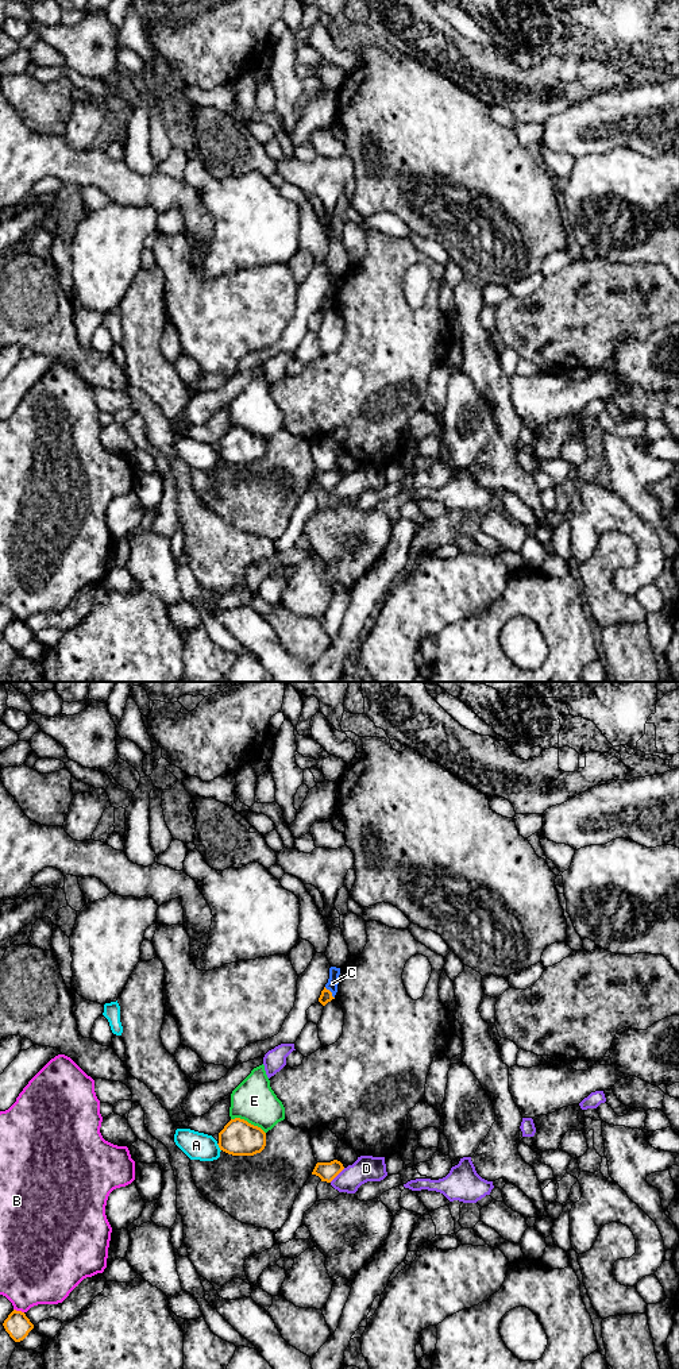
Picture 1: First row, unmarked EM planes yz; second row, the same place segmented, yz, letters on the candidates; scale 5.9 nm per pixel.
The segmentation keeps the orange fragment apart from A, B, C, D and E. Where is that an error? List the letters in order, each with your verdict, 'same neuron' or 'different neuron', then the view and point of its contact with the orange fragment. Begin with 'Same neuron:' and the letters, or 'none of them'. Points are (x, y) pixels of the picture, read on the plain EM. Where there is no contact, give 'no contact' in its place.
Same neuron: none of them
A: different neuron; meets orange in yz at (219, 455)
B: different neuron; meets orange in yz at (19, 620)
C: different neuron; meets orange in yz at (331, 301)
D: different neuron; meets orange in yz at (336, 484)
E: different neuron; meets orange in yz at (247, 431)

